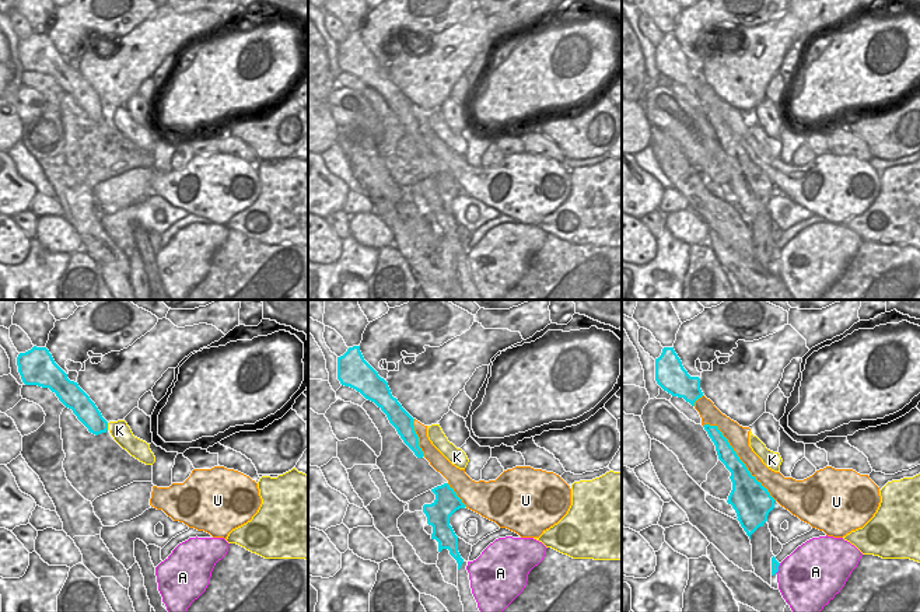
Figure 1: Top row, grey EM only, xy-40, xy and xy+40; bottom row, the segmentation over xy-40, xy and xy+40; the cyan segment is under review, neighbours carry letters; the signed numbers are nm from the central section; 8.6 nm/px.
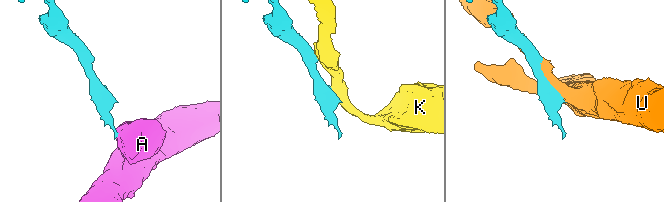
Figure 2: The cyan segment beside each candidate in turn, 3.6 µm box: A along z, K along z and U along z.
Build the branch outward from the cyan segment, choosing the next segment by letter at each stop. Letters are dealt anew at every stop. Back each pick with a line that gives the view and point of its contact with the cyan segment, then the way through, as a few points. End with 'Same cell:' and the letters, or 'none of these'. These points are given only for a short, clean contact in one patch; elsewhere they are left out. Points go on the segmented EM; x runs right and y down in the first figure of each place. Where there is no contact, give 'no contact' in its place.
Same cell: none of these

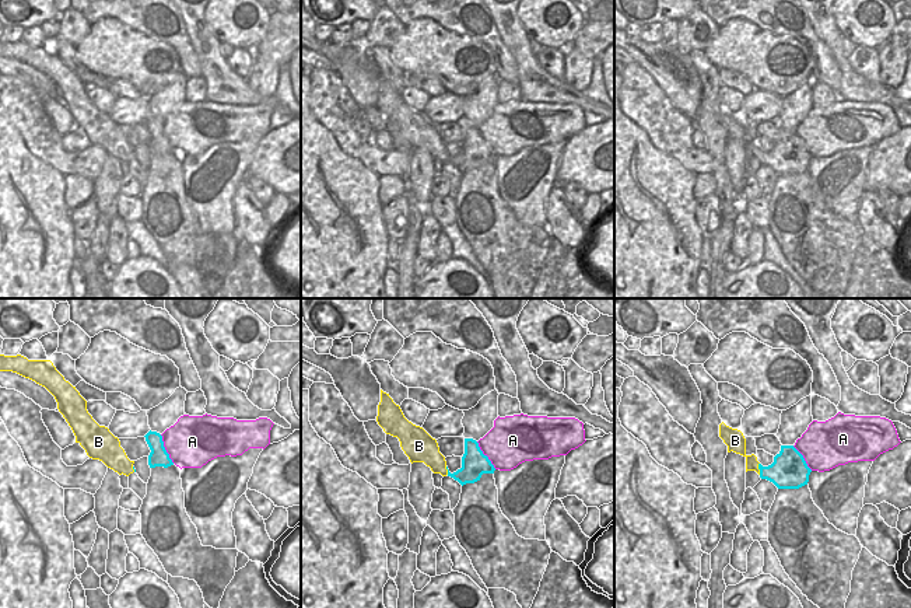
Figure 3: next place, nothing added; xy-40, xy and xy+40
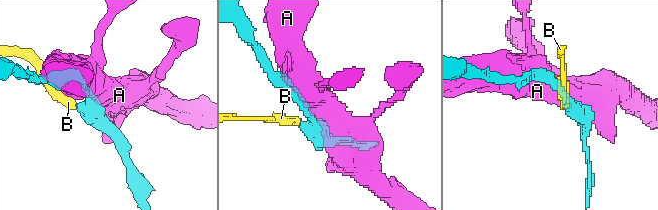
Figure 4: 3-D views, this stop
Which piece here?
Same cell: none of these

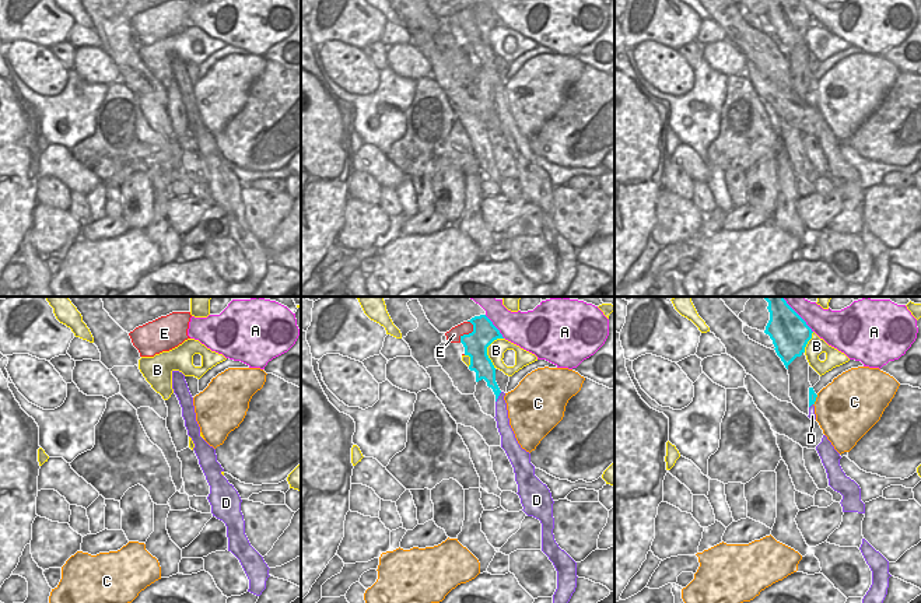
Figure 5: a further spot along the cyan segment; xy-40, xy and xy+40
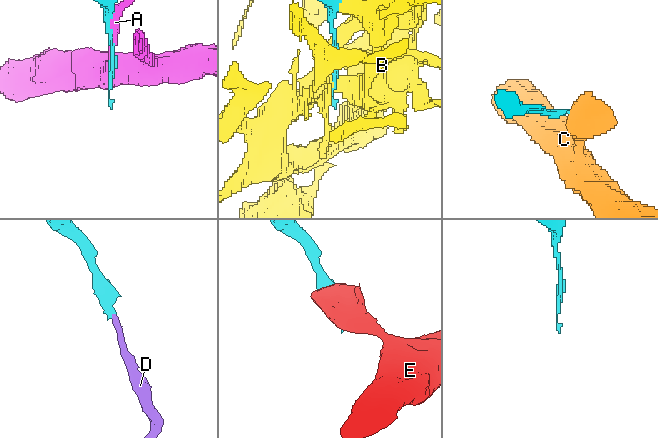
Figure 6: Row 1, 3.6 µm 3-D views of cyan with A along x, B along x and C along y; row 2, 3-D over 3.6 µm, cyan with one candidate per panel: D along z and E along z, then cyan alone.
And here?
D: xy (497, 398) | across xy (486, 371), (497, 398), (501, 413)
Same cell: D

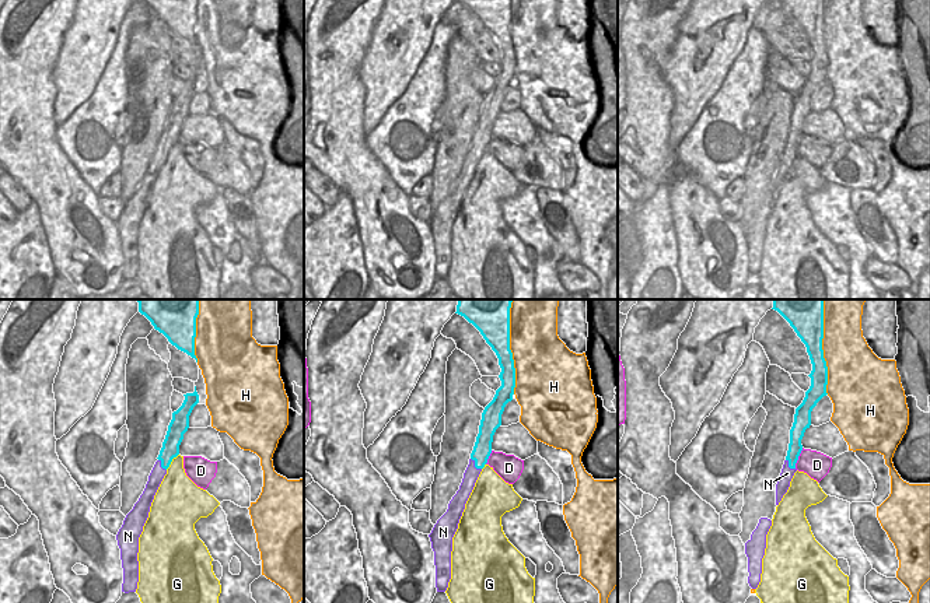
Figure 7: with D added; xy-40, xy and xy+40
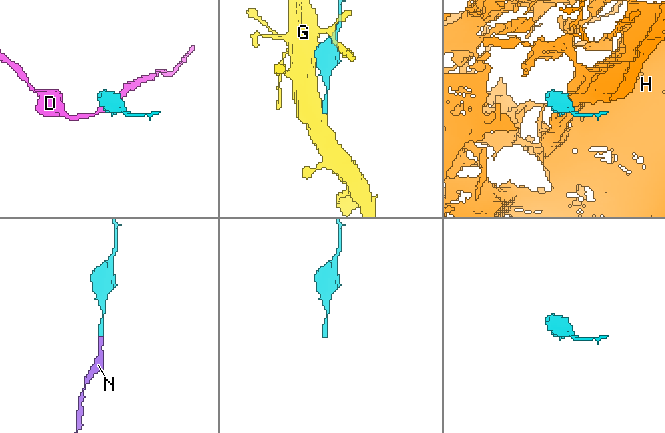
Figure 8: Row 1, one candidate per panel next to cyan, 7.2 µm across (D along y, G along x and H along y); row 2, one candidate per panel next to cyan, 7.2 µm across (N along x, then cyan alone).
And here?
N: xy (475, 465) | across xy (482, 449), (475, 465), (471, 474)
Same cell: N

